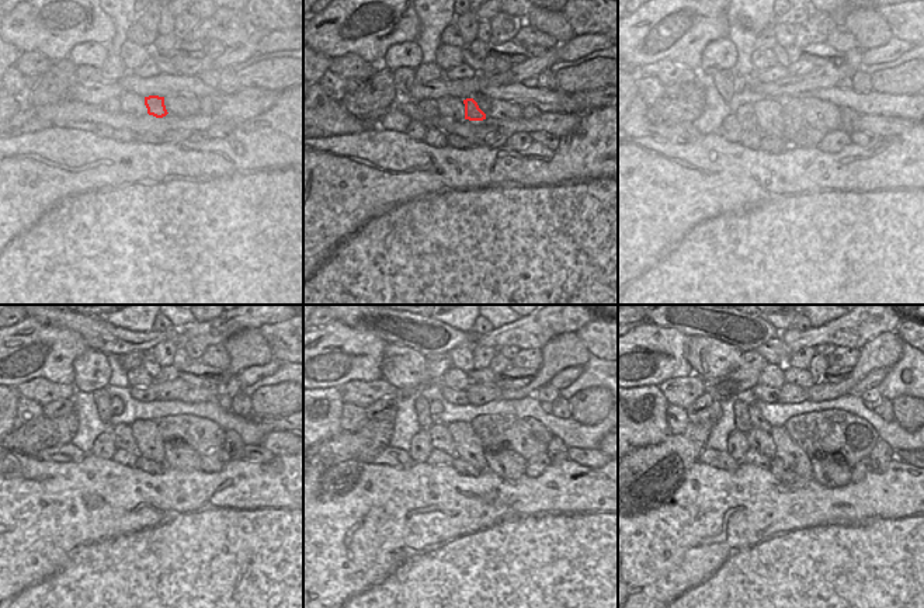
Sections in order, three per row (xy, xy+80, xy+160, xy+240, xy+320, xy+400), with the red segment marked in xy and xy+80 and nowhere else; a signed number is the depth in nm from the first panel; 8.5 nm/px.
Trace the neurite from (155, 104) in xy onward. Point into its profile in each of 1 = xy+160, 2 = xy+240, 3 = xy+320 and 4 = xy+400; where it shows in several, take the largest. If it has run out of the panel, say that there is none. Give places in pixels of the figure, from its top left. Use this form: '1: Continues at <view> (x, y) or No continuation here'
1: Continues at xy+160 (799, 124)
2: Continues at xy+240 (174, 455)
3: Continues at xy+320 (510, 466)
4: Continues at xy+400 (832, 472)

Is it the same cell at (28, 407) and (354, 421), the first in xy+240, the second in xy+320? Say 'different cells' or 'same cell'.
same cell

